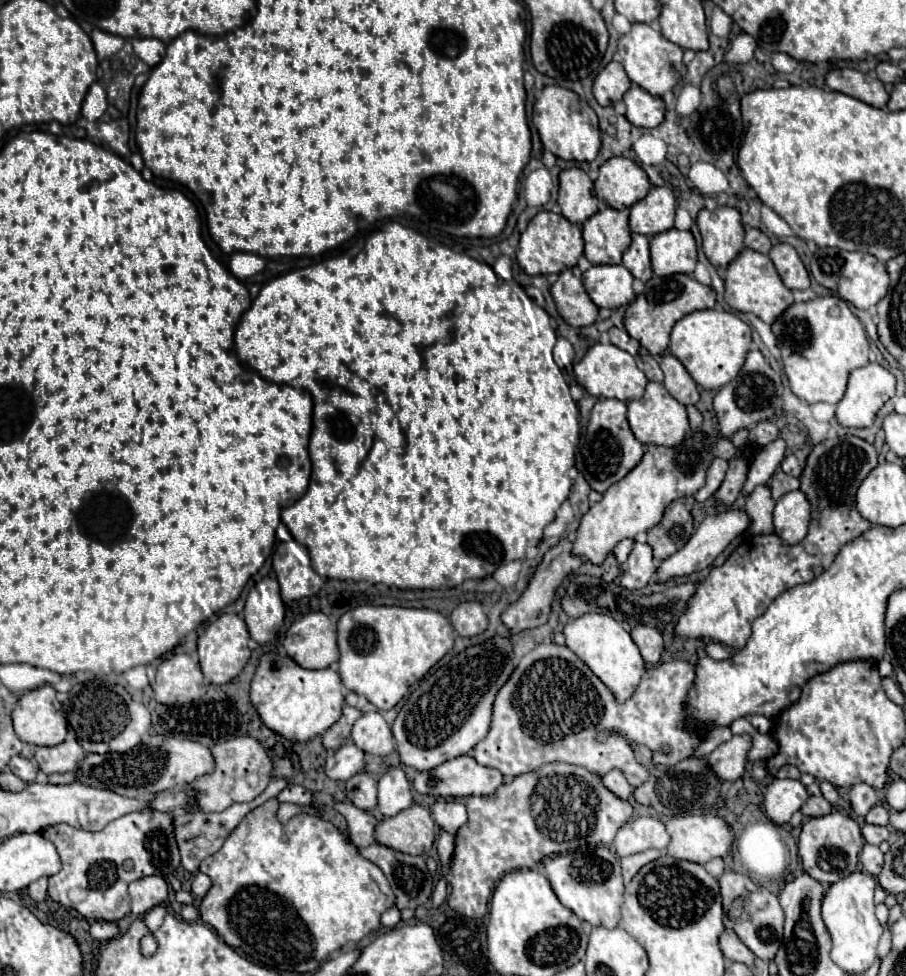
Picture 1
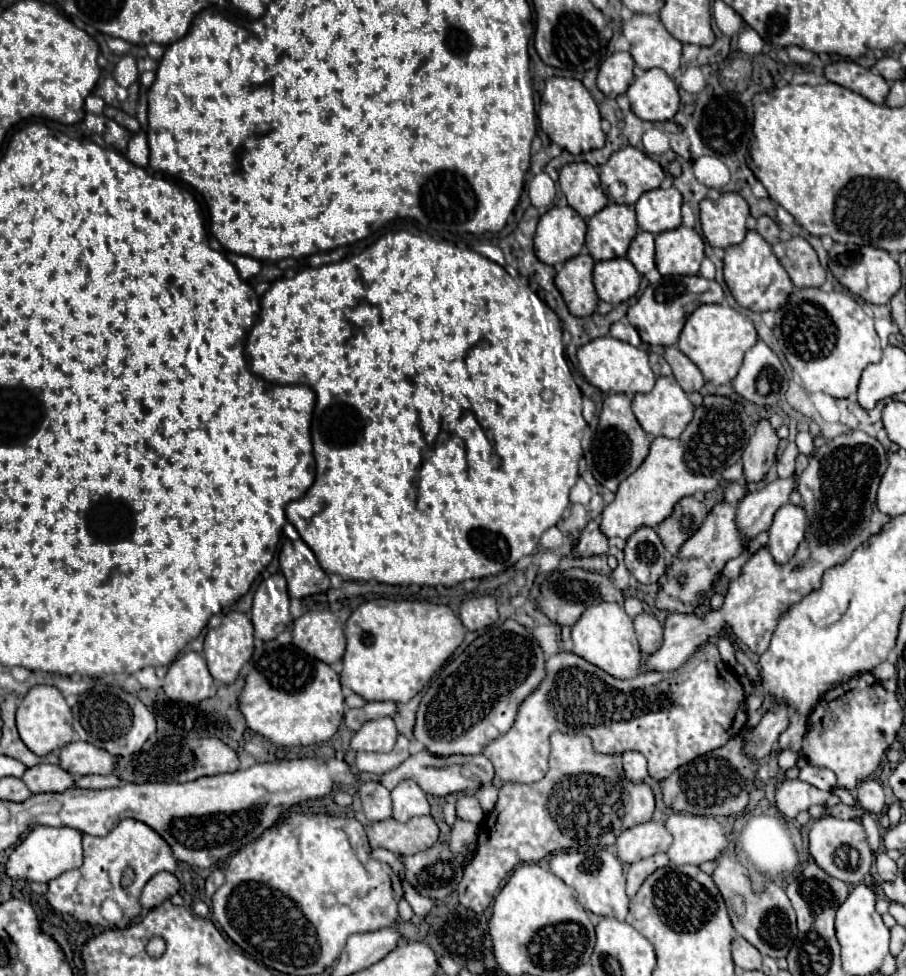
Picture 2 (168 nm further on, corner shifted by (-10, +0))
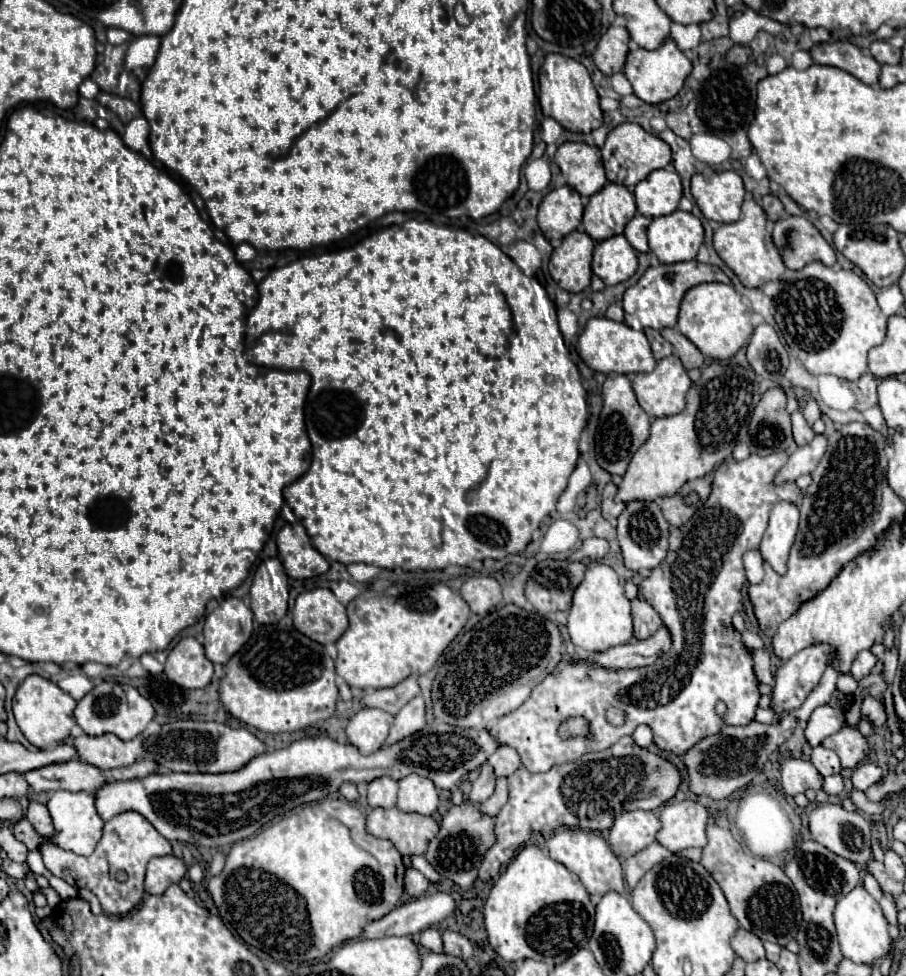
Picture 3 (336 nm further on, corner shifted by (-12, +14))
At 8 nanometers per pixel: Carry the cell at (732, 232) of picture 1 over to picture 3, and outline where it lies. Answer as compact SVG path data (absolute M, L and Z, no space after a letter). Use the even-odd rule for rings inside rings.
M707 172L691 178L691 194L707 220L719 224L737 222L745 200L745 186L737 172Z

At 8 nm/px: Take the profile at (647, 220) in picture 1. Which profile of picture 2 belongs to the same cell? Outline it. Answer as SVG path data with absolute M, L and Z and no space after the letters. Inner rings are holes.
M655 188L637 200L637 224L641 230L659 234L681 226L681 192L677 188Z

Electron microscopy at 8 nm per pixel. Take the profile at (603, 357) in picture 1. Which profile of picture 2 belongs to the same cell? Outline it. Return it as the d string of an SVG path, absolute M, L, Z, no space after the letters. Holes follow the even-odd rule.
M601 336L587 342L577 350L577 360L579 372L585 376L585 380L603 392L623 392L633 396L637 392L649 392L655 384L655 374L649 366L647 352L613 336Z

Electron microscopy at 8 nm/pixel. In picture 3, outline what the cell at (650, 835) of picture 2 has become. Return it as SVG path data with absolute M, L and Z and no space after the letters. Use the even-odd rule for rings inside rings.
M623 812L619 818L615 818L615 824L609 832L609 844L619 858L629 858L655 842L659 826L661 822L655 812Z

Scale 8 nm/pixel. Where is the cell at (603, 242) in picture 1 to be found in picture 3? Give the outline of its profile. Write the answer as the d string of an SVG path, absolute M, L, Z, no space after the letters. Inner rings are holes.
M609 182L589 198L583 212L583 228L595 242L603 242L615 234L623 234L635 212L635 196L625 186Z

